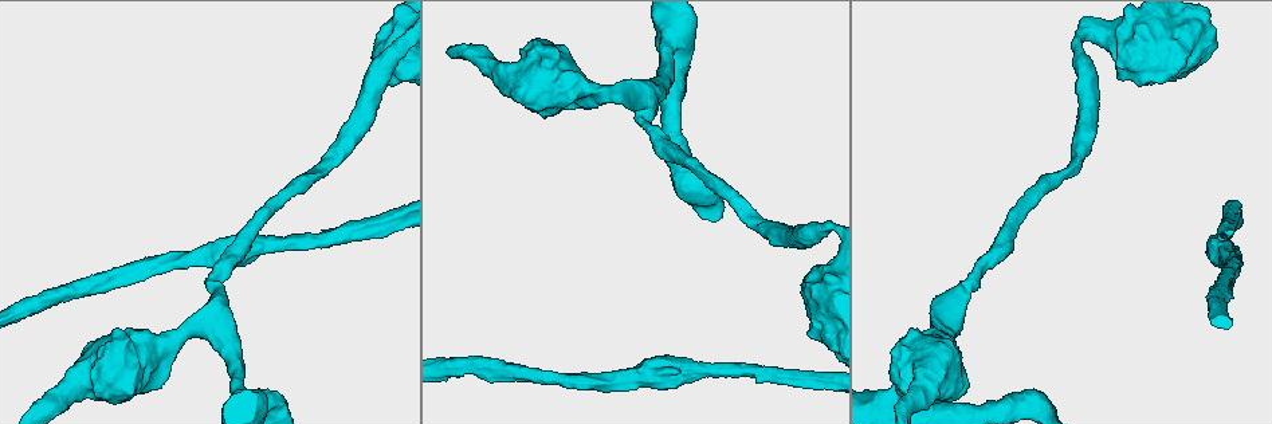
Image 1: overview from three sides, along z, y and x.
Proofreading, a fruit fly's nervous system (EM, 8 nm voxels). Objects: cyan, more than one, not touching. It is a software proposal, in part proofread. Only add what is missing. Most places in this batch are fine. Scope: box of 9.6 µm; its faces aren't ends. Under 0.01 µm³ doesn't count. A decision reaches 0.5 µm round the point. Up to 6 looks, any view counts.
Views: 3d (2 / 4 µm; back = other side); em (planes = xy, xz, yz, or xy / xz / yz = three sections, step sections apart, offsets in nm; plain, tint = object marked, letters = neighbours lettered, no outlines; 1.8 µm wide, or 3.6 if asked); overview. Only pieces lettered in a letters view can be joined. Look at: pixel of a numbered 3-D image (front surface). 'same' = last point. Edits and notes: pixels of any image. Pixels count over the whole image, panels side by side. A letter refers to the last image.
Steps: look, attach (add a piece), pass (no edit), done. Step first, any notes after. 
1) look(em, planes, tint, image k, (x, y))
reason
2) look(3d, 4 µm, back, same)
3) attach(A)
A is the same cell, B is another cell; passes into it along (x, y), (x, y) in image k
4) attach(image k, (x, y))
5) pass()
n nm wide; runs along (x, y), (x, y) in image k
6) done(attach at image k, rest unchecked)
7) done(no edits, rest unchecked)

look(3d, 4 µm, image 1, (895, 397))
abrupt turn

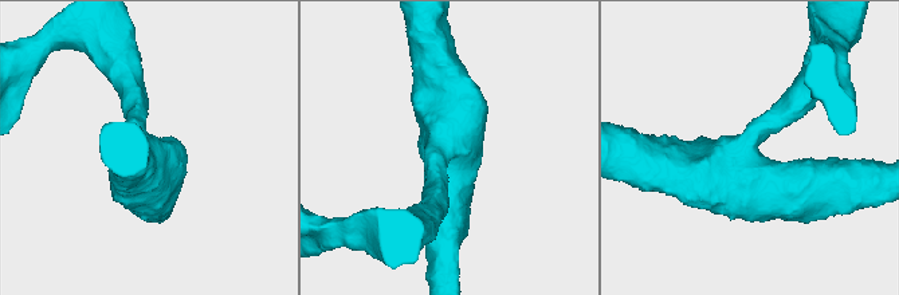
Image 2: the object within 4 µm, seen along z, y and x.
look(em, 3.6 µm, yz, step 8, letters, image 2, (743, 147))
shape alone is not enough

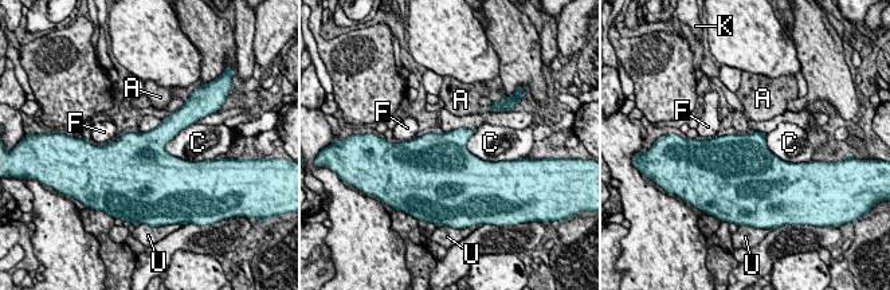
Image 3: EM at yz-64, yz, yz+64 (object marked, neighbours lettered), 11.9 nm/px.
look(em, 3.6 µm, planes, letters, same)
another direction

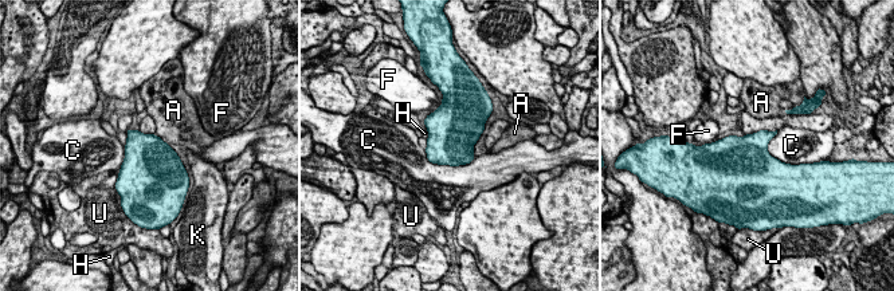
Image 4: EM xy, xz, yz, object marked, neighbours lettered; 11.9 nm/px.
pass()
600 nm wide; A, C, F, H, K and U are other cells; no lettered piece goes on from it

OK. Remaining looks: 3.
look(3d, 4 µm, image 1, (582, 89))
thick turns thin

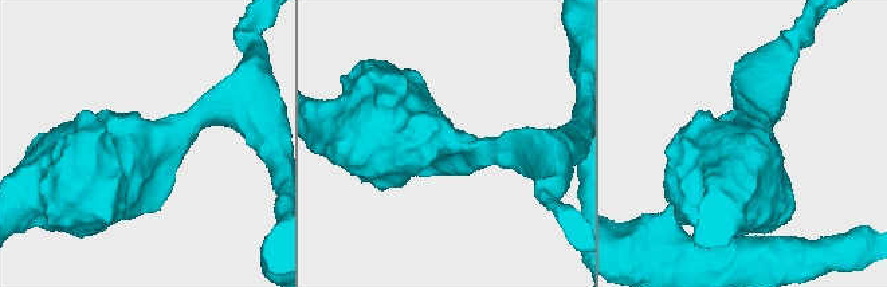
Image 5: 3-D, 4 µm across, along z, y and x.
look(em, 3.6 µm, xy, step 8, tint, image 5, (141, 152))
now the EM

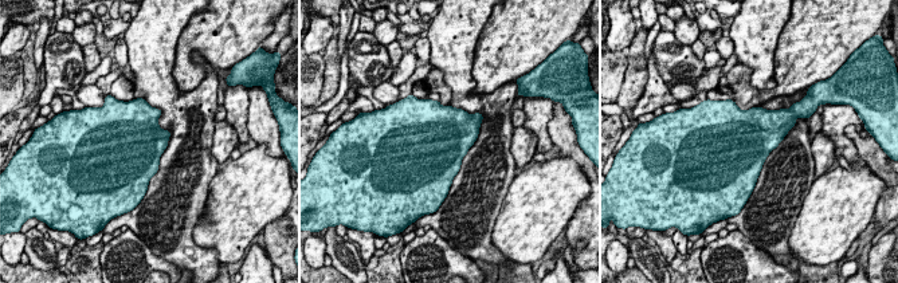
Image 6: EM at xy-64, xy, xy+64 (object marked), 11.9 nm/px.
look(em, 3.6 µm, planes, letters, same)
another direction

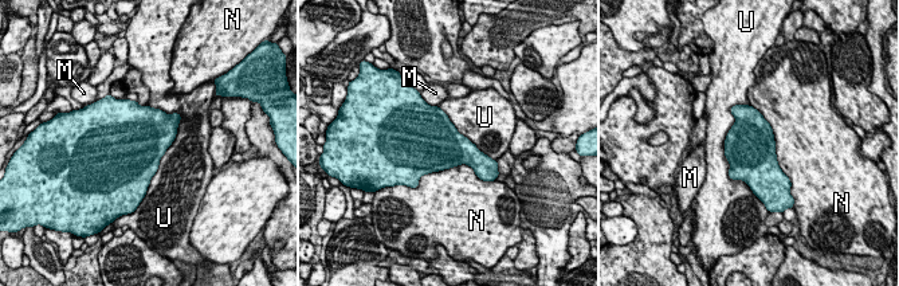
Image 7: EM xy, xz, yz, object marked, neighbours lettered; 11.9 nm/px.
pass()
U touches over 1050 nm; M, N and U are other cells; border along (735, 104), (725, 157), (750, 188) in image 7; none of them fits

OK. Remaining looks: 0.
done(no edits, rest unchecked)

